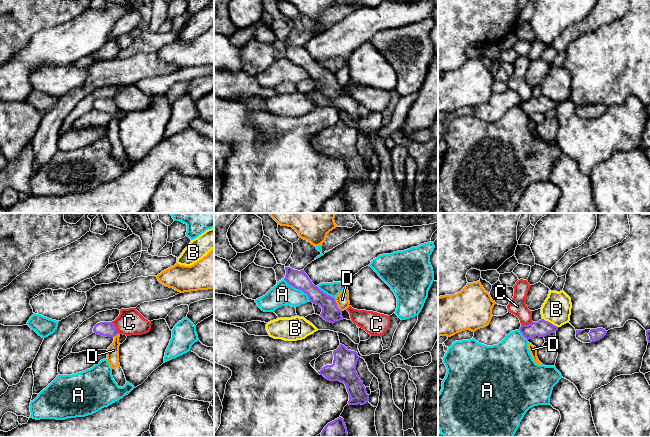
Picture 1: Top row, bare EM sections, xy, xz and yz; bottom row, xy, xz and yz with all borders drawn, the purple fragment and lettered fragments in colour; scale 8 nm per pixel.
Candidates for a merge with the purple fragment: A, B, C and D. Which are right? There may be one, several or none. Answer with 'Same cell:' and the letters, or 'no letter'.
Same cell: no letter

